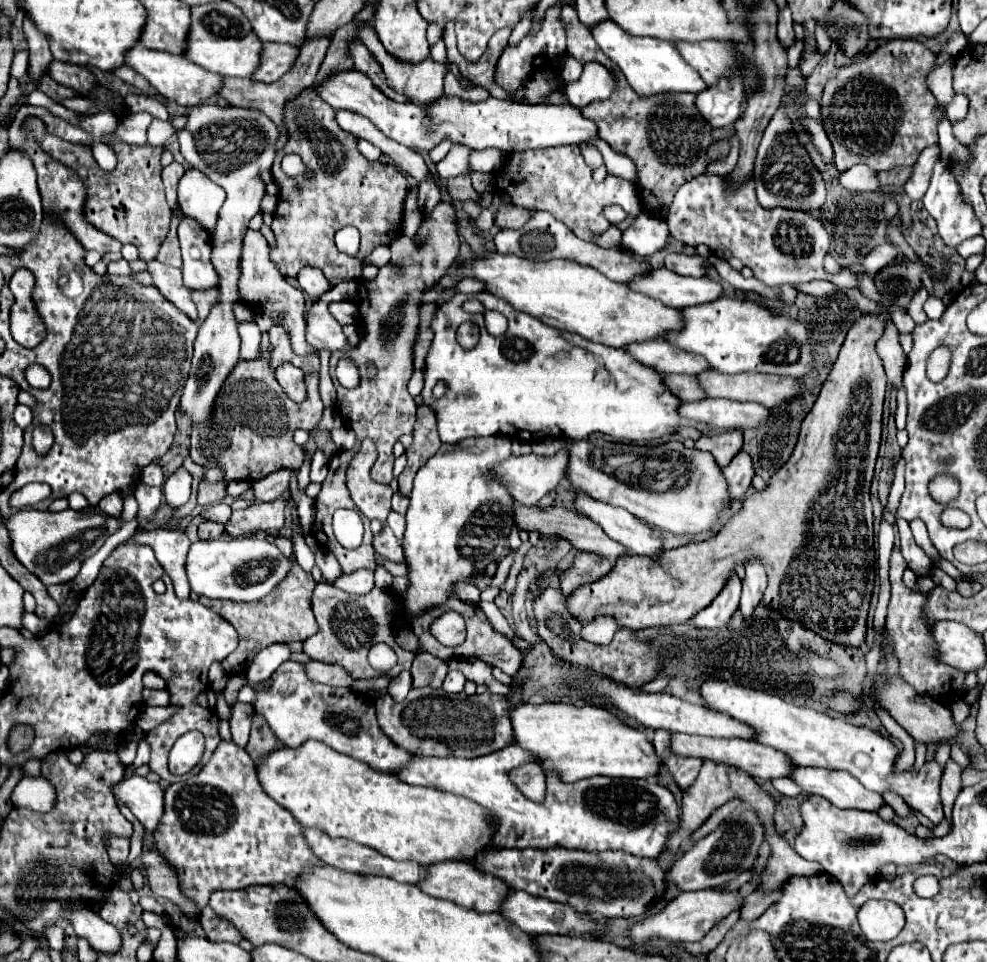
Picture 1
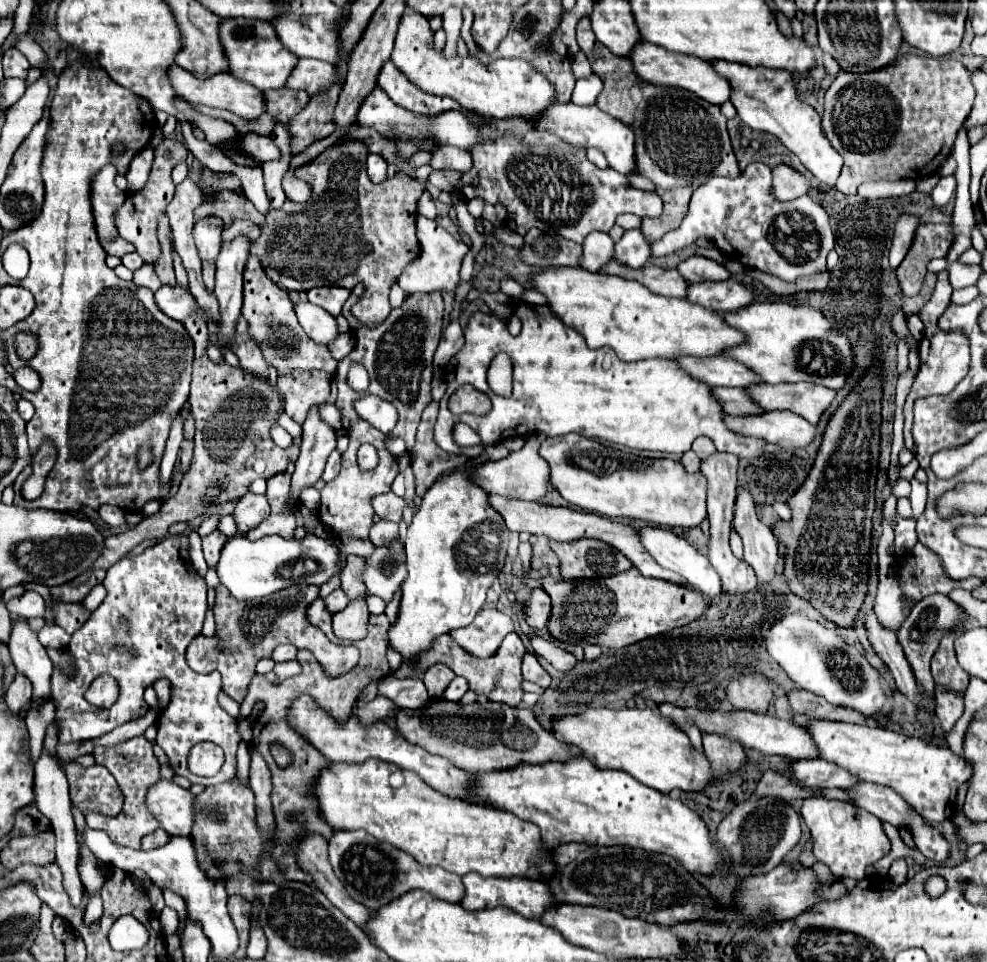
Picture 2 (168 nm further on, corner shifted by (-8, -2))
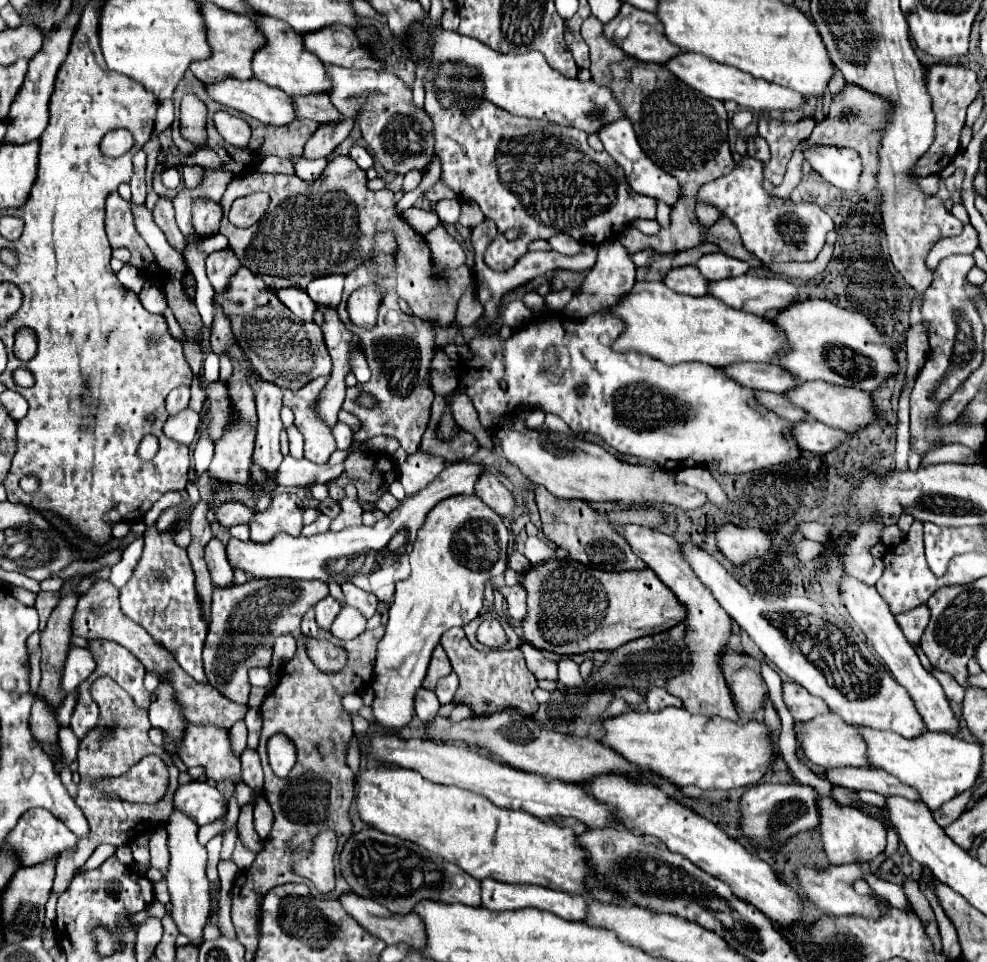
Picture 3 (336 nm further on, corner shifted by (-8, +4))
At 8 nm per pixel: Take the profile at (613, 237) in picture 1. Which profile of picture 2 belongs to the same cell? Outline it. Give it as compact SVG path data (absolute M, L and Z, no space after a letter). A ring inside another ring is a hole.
M591 232L583 242L583 260L581 266L593 272L599 272L605 262L613 258L615 240L607 232Z

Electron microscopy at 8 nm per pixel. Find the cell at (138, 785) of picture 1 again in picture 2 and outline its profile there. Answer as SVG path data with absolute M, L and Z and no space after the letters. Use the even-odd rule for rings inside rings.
M159 780L147 790L147 810L169 836L189 836L193 822L193 794L171 780Z

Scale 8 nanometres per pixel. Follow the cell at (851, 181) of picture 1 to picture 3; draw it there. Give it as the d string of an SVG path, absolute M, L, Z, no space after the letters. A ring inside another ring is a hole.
M933 174L933 176L925 176L925 178L917 178L917 184L921 186L921 190L925 194L937 194L937 190L939 190L939 176Z

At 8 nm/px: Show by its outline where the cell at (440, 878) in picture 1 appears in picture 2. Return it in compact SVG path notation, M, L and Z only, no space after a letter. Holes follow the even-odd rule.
M469 872L463 876L463 886L465 886L465 896L461 900L461 906L465 910L483 910L483 908L495 908L495 906L505 906L525 918L539 918L545 908L555 906L553 898L549 898L549 890L545 890L545 884L539 880L529 880L529 878L485 878L477 872Z

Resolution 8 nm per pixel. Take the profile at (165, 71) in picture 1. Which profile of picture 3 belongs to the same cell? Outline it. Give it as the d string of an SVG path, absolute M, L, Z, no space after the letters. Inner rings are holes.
M223 80L221 84L207 86L207 92L211 98L215 98L219 104L233 108L237 112L243 112L263 124L273 124L273 126L287 126L291 124L297 114L293 108L293 98L287 96L283 90L277 90L273 86L263 84L261 80Z

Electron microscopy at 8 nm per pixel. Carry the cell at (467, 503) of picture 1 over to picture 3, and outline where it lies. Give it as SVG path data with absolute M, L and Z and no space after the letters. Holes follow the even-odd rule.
M451 496L433 508L417 534L415 548L411 552L411 576L401 580L395 590L395 600L389 608L389 620L385 626L385 636L377 646L377 662L373 668L371 688L375 692L373 722L379 724L385 732L395 732L405 728L415 714L413 702L417 690L425 680L425 672L431 660L433 648L439 644L443 632L453 626L465 626L479 616L483 604L483 586L489 578L495 578L507 570L507 542L509 530L503 524L501 516L495 514L489 506L477 496Z

